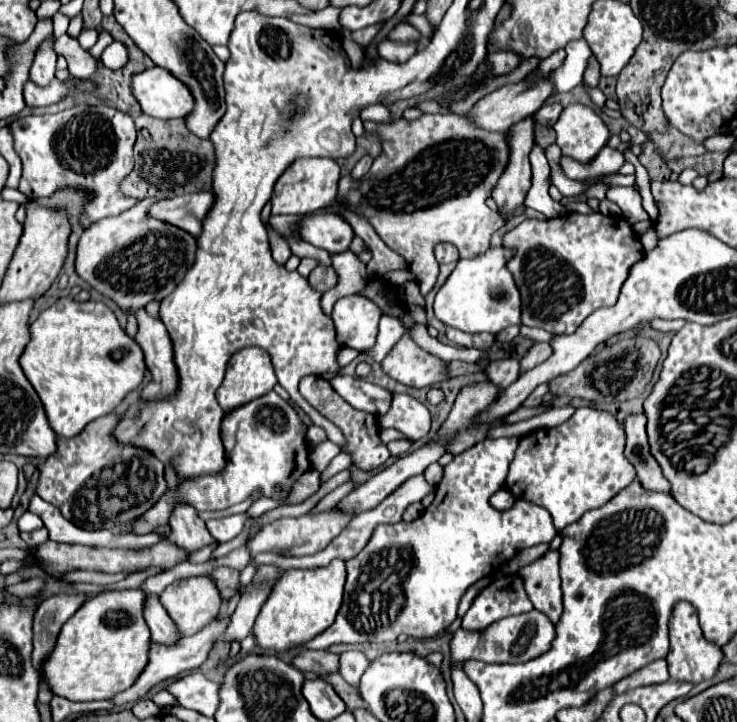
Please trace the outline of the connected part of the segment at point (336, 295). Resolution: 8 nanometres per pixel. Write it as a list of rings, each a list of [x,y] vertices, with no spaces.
[[[350,250],[331,256],[331,266],[337,274],[337,286],[323,292],[321,296],[321,308],[329,316],[333,310],[333,304],[347,294],[357,294],[367,284],[366,264]]]

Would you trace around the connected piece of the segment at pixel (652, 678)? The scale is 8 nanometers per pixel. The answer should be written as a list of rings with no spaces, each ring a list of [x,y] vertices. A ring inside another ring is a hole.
[[[655,660],[635,672],[643,672],[643,686],[647,684],[655,684],[655,682],[667,682],[669,674],[667,674],[667,662],[665,660]]]

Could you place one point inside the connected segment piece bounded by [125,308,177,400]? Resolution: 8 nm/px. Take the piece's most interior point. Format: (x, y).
(152, 337)

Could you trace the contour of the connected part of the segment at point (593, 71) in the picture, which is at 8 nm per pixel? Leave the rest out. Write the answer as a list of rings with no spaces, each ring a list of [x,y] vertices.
[[[589,58],[587,62],[587,68],[585,68],[585,74],[583,74],[583,84],[587,84],[589,88],[595,88],[597,82],[599,82],[599,66],[597,66],[597,58]]]

